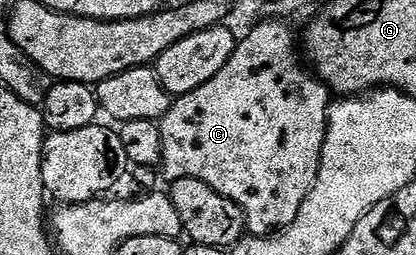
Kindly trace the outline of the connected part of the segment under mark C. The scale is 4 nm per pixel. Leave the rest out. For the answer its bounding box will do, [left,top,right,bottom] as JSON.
[160,18,332,235]

